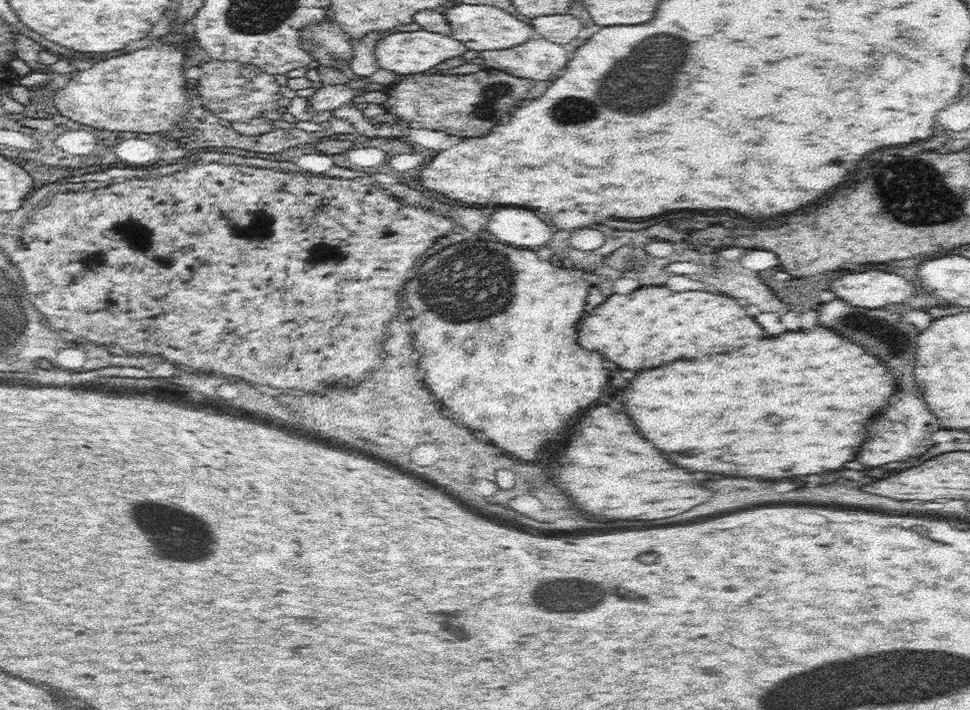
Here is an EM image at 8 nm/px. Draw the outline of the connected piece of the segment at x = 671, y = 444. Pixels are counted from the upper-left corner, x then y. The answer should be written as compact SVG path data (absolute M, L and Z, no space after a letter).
M816 326L812 332L784 332L780 336L758 340L756 344L748 344L746 348L734 350L734 354L678 360L660 368L644 370L622 392L626 398L628 416L632 418L638 432L642 432L644 438L648 438L662 454L666 454L668 460L678 462L678 466L688 470L720 472L720 474L732 474L732 476L740 474L740 476L784 478L784 476L808 476L808 474L820 474L826 470L840 470L846 462L856 460L856 454L860 452L860 444L868 438L866 424L872 420L874 412L880 412L884 406L890 404L894 390L896 390L896 382L886 364L876 360L876 356L872 356L864 346L844 338L842 334L826 326Z

